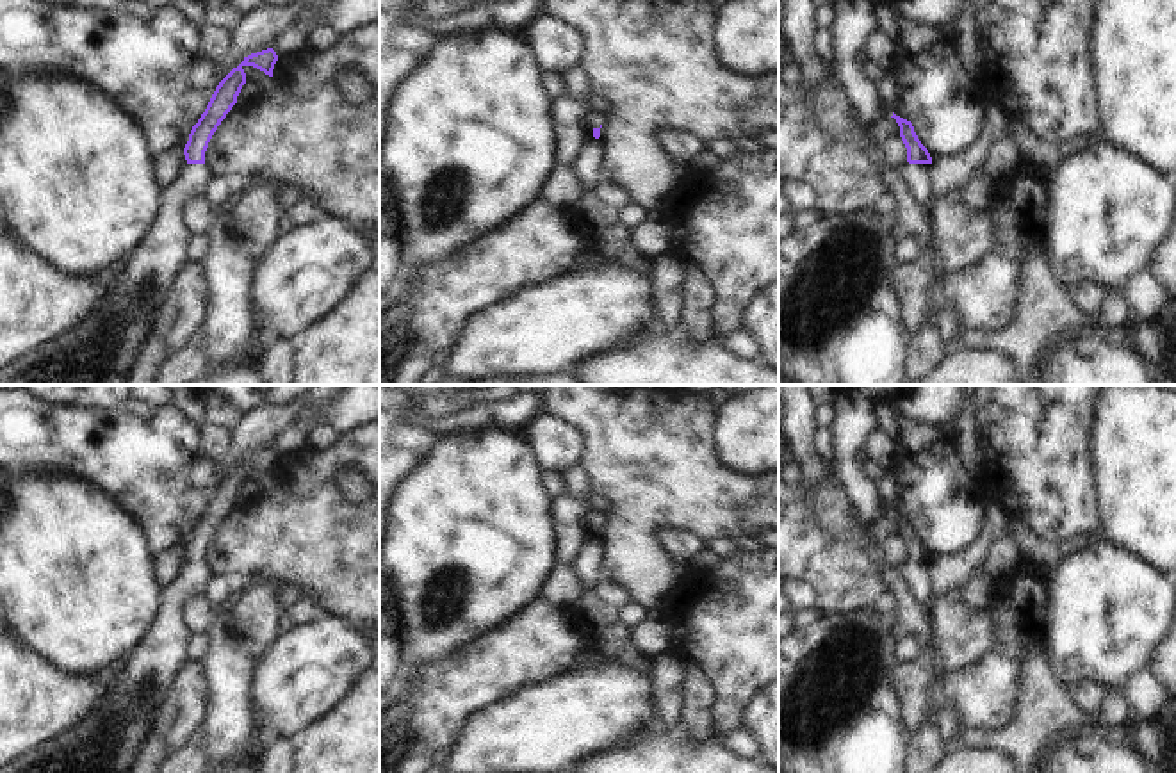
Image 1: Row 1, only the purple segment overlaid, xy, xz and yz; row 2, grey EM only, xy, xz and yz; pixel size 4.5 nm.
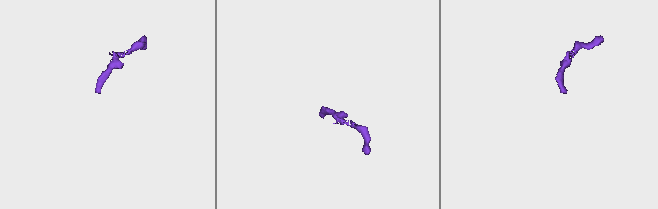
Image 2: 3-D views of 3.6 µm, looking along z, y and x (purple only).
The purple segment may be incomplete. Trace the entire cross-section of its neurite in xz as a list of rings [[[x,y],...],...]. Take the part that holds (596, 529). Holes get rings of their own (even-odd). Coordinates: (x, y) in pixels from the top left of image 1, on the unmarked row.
[[[588,511],[581,524],[581,533],[590,538],[600,536],[600,524],[604,522],[604,513]]]

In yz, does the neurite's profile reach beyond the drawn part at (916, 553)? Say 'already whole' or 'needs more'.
needs more

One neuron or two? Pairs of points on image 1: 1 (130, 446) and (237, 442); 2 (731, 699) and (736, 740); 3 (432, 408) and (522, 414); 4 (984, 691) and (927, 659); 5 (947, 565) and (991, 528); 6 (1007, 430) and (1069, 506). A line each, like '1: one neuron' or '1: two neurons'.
1: two neurons
2: two neurons
3: two neurons
4: one neuron
5: one neuron
6: one neuron

